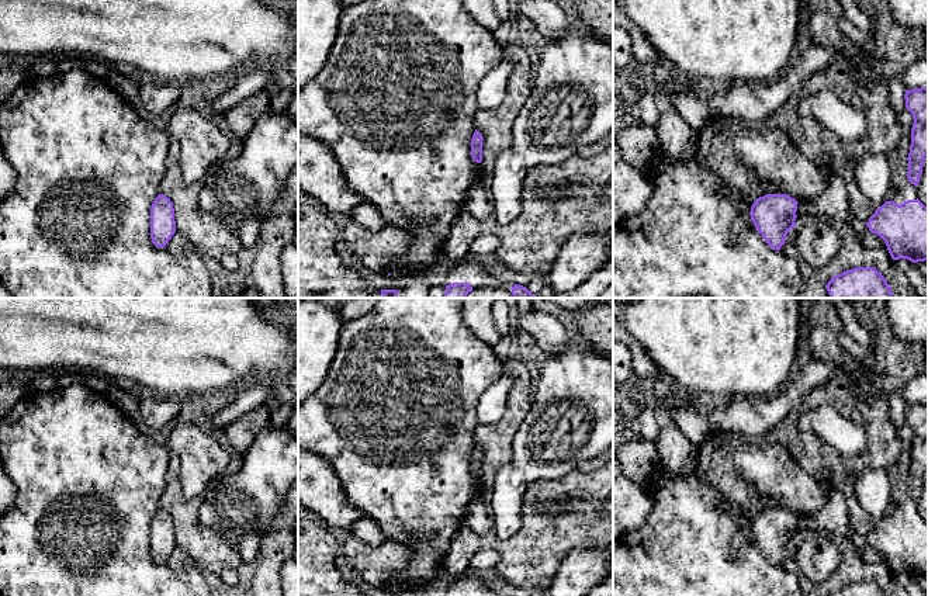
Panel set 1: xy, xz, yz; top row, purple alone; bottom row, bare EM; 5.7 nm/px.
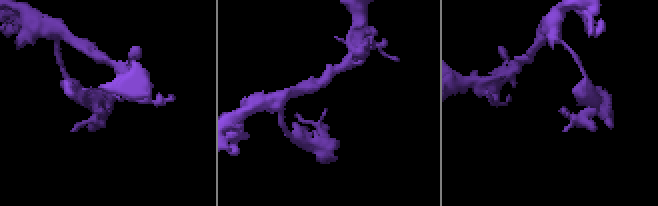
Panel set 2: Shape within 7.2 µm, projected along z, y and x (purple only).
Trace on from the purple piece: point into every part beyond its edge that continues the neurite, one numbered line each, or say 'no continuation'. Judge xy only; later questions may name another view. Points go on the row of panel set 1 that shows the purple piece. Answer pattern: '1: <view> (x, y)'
no continuation

